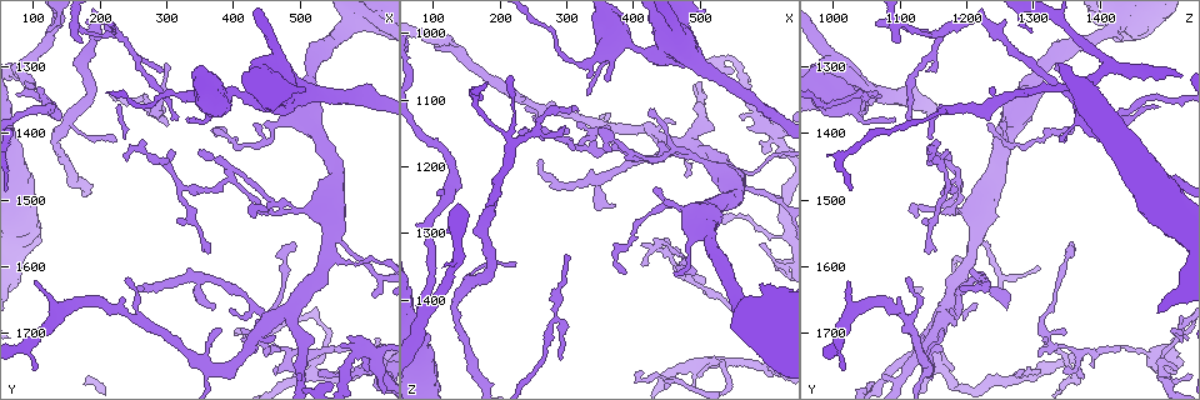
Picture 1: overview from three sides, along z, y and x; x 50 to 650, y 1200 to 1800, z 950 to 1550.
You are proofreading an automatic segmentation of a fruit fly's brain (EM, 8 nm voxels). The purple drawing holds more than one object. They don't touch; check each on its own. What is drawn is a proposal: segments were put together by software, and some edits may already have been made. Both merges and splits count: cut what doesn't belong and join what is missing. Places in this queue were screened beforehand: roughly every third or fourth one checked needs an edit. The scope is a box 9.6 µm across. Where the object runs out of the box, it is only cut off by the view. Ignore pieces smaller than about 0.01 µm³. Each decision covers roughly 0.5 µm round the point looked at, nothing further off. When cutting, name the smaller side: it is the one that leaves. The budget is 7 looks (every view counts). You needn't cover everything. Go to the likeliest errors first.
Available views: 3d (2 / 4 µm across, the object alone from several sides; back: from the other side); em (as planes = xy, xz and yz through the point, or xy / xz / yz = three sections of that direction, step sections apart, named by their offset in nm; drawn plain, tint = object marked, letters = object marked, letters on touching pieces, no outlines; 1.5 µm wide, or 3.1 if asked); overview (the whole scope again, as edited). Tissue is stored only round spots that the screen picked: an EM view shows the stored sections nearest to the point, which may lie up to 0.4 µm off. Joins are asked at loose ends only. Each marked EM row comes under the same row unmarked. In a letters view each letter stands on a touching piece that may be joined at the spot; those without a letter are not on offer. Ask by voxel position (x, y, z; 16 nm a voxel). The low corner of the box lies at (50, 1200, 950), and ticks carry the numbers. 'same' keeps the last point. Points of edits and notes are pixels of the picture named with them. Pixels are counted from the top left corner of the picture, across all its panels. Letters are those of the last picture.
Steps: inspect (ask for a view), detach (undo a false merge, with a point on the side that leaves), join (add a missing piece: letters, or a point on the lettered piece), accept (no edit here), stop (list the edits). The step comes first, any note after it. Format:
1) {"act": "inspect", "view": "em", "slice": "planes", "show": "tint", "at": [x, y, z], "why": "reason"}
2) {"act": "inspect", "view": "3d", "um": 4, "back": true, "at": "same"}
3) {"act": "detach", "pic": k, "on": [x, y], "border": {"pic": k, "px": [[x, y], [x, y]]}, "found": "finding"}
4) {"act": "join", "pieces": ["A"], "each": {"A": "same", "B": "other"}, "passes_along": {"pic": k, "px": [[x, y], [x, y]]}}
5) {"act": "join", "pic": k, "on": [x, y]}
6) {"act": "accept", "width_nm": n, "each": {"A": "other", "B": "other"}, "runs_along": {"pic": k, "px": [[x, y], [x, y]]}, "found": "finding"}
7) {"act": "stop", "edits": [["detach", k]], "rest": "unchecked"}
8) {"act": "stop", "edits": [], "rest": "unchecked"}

{"act": "inspect", "view": "3d", "um": 4, "at": [615, 1735, 1150], "why": "calibre changes"}

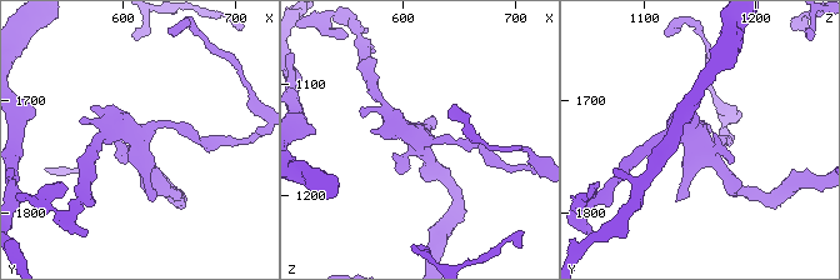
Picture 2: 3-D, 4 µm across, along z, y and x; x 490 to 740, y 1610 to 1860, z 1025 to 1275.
{"act": "inspect", "view": "em", "slice": "xz", "step": 4, "show": "letters", "at": [614, 1738, 1150], "why": "need the tissue"}

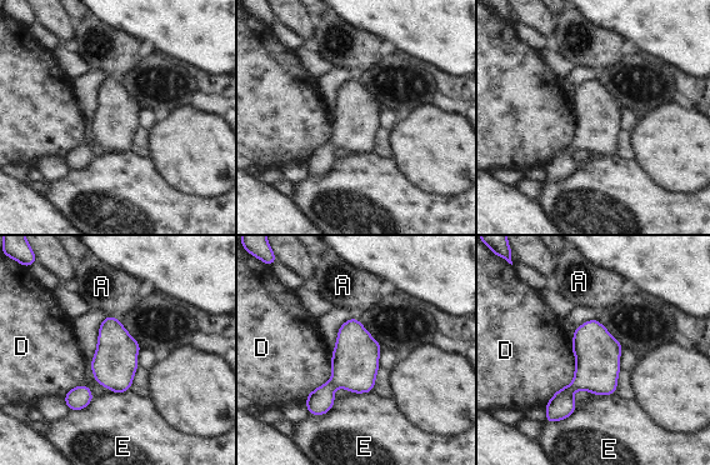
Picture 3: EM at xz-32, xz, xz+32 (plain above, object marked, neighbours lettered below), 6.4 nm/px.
{"act": "accept", "width_nm": 280, "each": {"A": "other", "D": "other", "E": "other"}, "border": {"pic": 3, "px": [[571, 346], [574, 379], [545, 405]]}, "found": "all the same neuron"}

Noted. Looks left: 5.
{"act": "inspect", "view": "3d", "um": 4, "at": [90, 1300, 1410], "why": "sharp bend"}

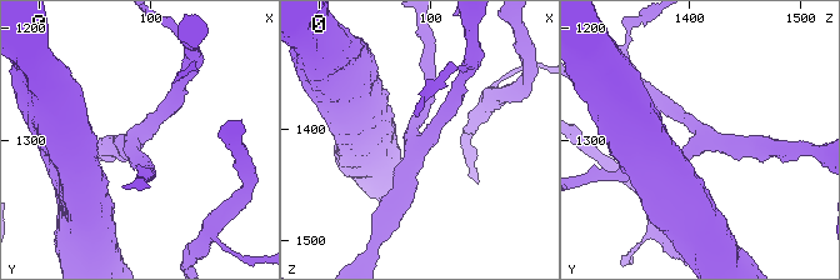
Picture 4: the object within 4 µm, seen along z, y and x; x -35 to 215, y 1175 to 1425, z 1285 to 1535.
{"act": "inspect", "view": "em", "um": 3.1, "slice": "yz", "step": 16, "show": "tint", "at": [88, 1296, 1414], "why": "need the tissue"}

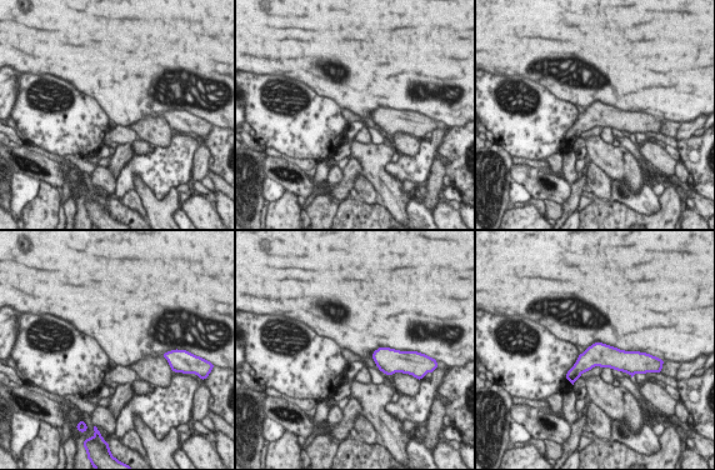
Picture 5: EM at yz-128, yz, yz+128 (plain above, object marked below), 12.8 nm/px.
{"act": "inspect", "view": "em", "um": 3.1, "slice": "planes", "show": "letters", "at": "same", "why": "cut it another way"}

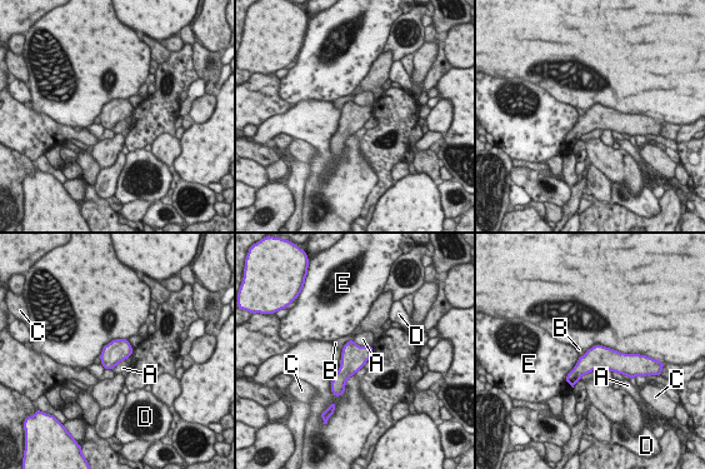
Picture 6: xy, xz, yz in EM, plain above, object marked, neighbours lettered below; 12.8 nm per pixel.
{"act": "accept", "longest_contact_nm": ["E", 420], "each": {"A": "other", "B": "other", "C": "other", "D": "other", "E": "other"}, "runs_along": {"pic": 6, "px": [[630, 357], [591, 359], [571, 378]]}, "found": "all the same neuron"}

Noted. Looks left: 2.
{"act": "stop", "edits": [], "rest": "unchecked"}

